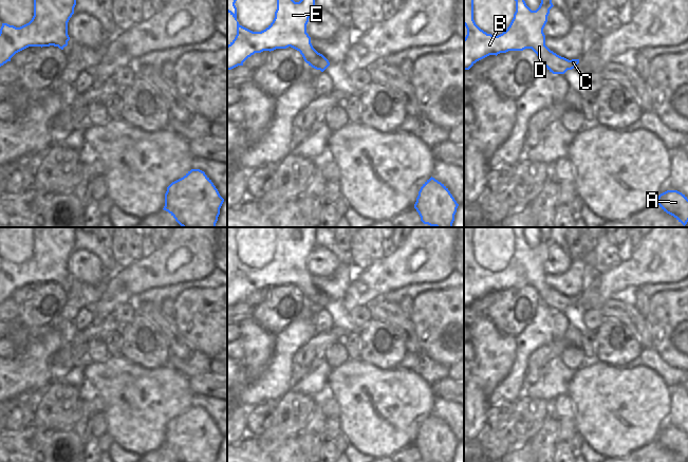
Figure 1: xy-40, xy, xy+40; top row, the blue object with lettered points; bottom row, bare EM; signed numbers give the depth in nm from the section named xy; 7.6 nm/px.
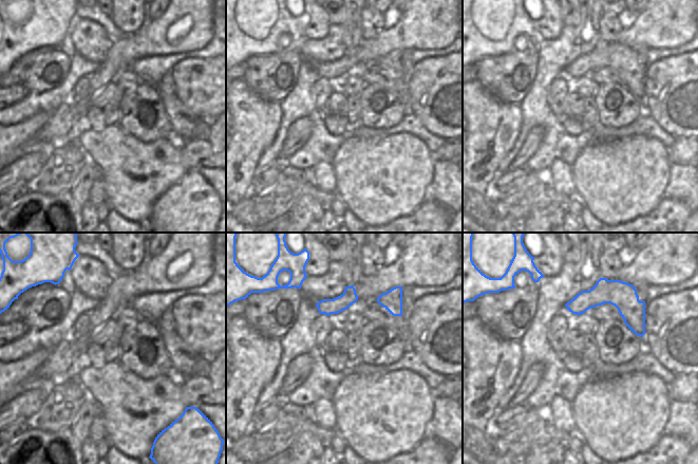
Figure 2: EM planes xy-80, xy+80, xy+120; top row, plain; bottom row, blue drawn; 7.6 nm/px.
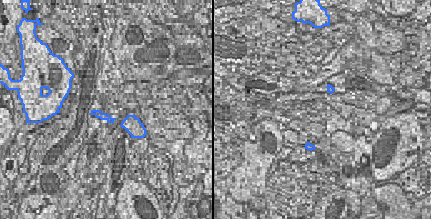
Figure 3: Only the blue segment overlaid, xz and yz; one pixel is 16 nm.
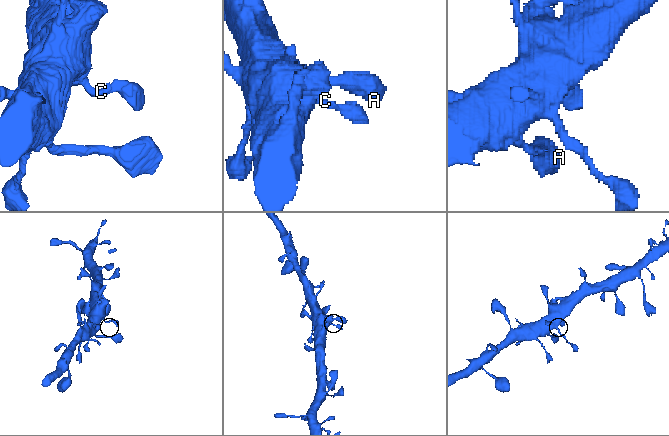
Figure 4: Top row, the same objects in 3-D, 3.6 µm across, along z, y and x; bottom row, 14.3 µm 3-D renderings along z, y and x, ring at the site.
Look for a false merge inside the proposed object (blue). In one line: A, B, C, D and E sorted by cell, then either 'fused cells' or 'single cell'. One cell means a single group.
A B C D E; single cell

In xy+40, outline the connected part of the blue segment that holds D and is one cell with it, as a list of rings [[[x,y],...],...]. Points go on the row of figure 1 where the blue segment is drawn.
[[[464,0],[464,25],[467,35],[464,38],[464,70],[469,70],[477,61],[489,56],[506,53],[508,51],[523,51],[532,49],[539,61],[553,74],[564,74],[568,70],[577,67],[579,59],[569,60],[551,51],[545,45],[543,29],[547,22],[550,10],[554,6],[552,0],[541,0],[539,7],[532,11],[524,0],[516,1],[516,12],[509,26],[500,35],[494,36],[481,30],[473,20],[473,0]]]

